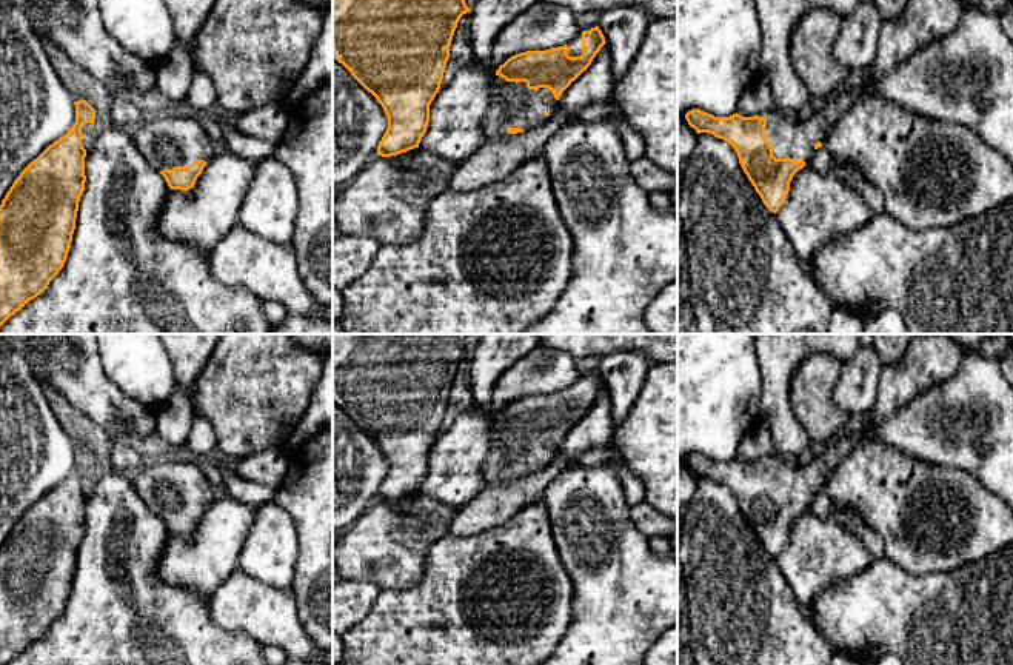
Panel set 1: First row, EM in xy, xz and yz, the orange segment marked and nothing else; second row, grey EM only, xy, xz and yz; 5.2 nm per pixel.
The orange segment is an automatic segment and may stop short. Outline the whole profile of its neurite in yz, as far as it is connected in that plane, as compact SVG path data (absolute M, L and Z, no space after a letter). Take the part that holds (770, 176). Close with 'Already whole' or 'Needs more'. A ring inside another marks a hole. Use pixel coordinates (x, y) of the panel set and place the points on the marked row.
M908 0L898 18L882 23L867 83L859 89L841 88L805 122L793 122L777 109L753 117L742 117L737 112L714 117L691 109L685 119L697 134L713 134L734 148L744 172L764 205L776 214L787 199L793 175L810 163L833 123L859 99L871 95L876 83L898 63L910 58L922 46L948 35L967 9L962 0Z. Needs more

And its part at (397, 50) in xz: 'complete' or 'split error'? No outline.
complete

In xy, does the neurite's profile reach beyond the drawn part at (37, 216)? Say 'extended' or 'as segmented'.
as segmented

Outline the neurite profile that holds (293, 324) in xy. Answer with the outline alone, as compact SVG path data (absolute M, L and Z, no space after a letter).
M288 312L269 334L333 334L333 317L313 317Z

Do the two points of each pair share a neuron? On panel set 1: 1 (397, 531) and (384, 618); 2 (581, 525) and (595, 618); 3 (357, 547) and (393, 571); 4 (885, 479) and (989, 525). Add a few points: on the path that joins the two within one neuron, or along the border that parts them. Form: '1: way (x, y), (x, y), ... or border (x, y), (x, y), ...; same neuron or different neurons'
1: border (422, 574), (410, 587), (381, 590); different neurons
2: way (595, 548), (595, 594); same neuron
3: way (367, 551), (373, 551), (384, 562); same neuron
4: way (913, 487), (939, 487), (958, 502), (961, 514); same neuron

